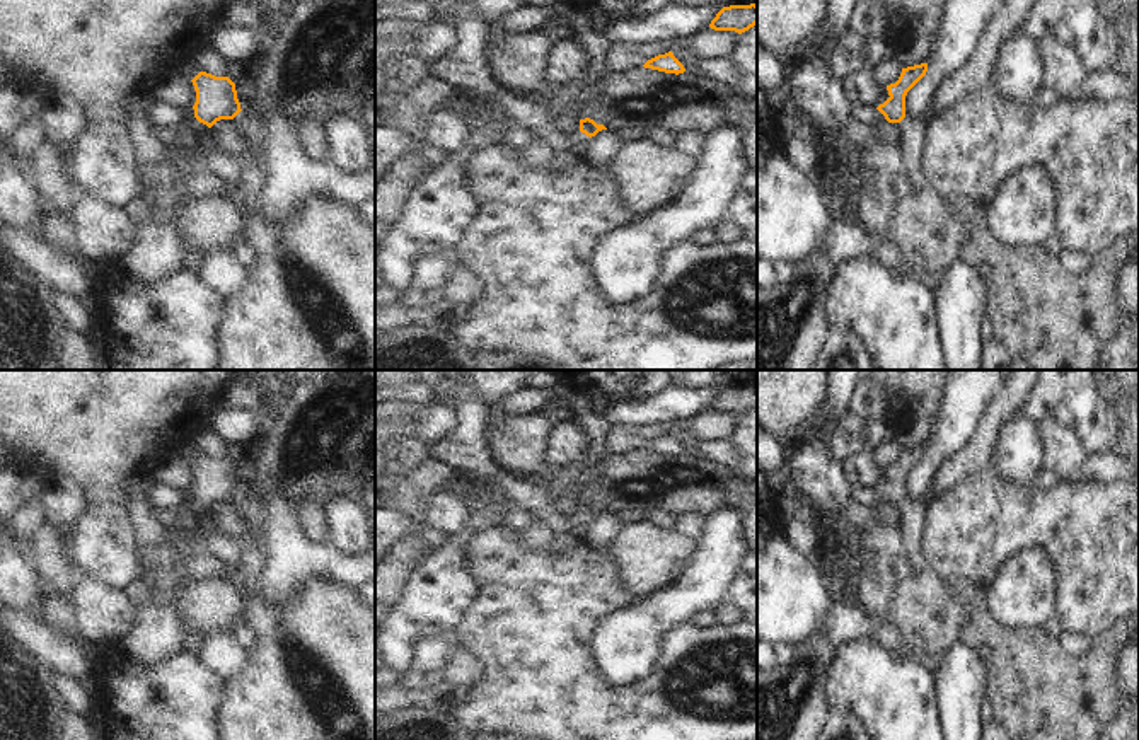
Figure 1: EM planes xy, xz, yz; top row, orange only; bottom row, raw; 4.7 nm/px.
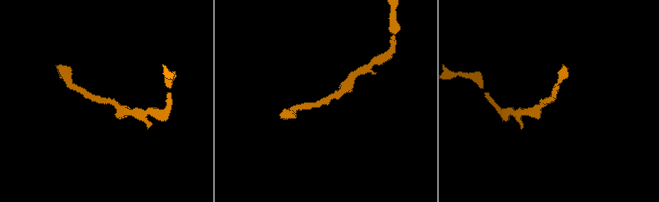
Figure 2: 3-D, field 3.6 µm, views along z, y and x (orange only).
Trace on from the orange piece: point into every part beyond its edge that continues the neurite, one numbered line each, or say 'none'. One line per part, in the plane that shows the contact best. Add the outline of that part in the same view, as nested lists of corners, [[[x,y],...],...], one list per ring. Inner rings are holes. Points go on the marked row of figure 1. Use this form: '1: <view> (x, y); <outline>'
1: xy (191, 140); [[[196,119],[188,131],[179,133],[179,142],[182,148],[189,153],[194,153],[198,150],[206,150],[205,148],[206,130],[208,126]]]

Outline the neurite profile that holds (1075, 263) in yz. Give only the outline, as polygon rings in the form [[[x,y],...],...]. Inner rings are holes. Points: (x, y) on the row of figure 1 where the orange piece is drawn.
[[[1064,251],[1059,259],[1061,259],[1062,268],[1067,275],[1081,276],[1095,266],[1096,257],[1093,257],[1086,252]]]

